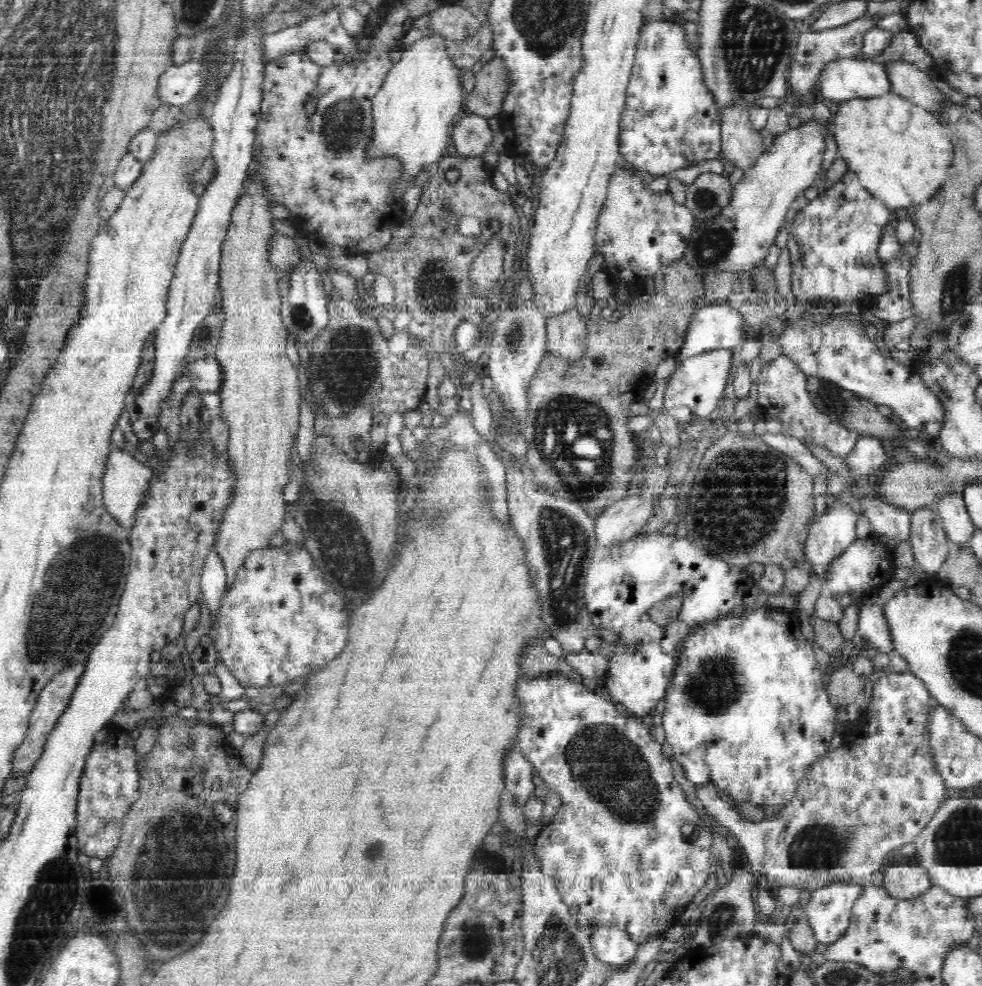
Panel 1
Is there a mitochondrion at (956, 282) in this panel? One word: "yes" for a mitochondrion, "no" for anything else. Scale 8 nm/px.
yes

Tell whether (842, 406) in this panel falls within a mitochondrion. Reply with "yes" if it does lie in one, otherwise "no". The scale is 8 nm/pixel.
yes

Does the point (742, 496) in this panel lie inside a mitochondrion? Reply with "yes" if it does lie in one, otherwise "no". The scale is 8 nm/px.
yes

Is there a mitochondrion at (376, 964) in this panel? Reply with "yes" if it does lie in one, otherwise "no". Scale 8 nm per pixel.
no

